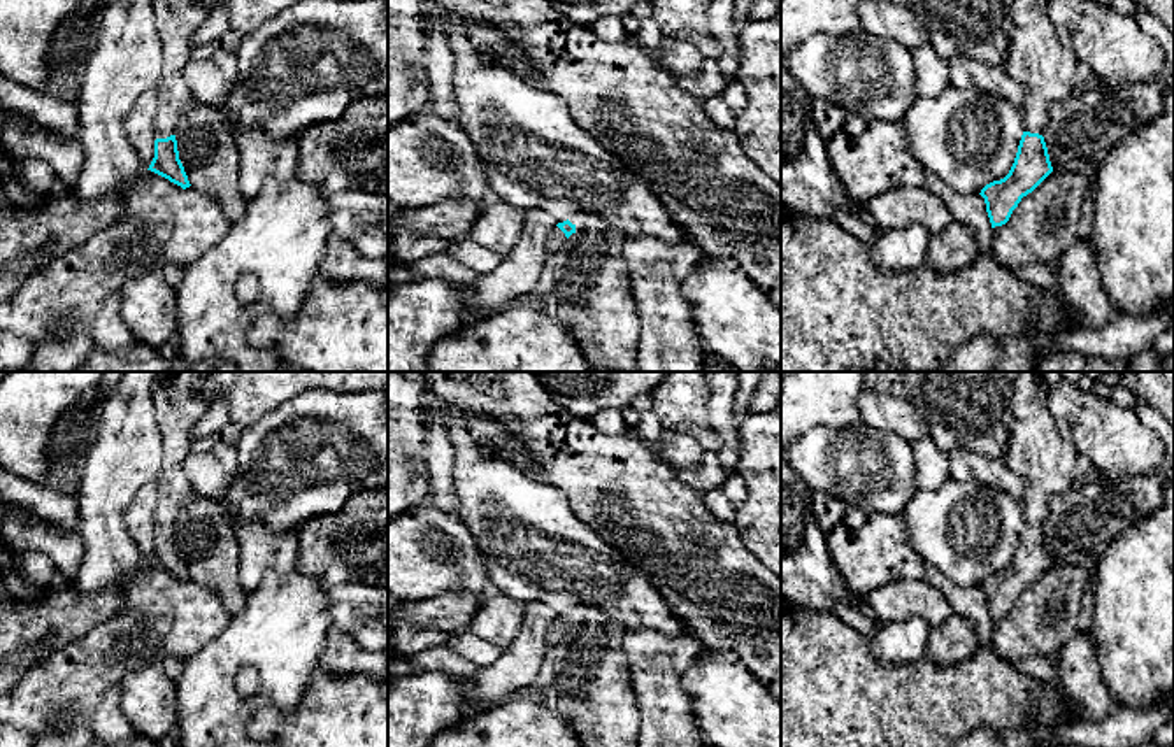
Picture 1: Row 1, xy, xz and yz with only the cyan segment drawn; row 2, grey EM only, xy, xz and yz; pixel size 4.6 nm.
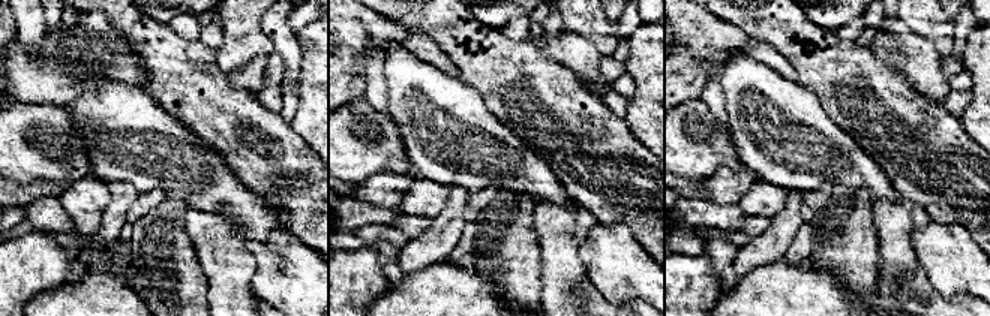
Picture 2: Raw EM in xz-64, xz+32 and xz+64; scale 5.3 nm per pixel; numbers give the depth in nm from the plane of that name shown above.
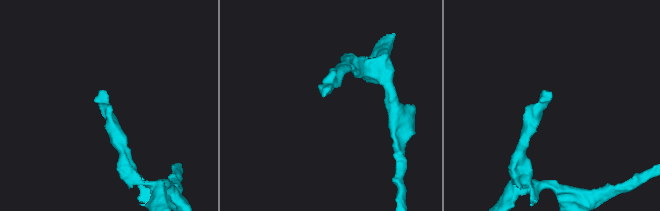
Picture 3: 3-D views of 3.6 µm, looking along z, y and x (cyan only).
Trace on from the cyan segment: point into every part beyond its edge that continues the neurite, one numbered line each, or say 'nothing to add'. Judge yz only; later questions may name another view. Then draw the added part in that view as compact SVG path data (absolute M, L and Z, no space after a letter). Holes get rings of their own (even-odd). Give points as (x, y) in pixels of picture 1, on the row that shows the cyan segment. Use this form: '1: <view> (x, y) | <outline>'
1: yz (1036, 60) | M1011 0L1006 72L1027 89L1023 130L1042 135L1049 107L1074 89L1077 60L1065 51L1046 11L1049 0Z

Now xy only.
1: xy (176, 20) | M153 0L154 23L161 40L161 77L156 86L160 109L154 119L154 137L174 135L184 112L197 103L184 81L184 68L193 60L191 37L207 19L198 0Z

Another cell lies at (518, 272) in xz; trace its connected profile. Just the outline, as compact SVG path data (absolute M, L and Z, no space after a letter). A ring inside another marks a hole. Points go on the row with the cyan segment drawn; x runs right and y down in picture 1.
M542 209L525 210L523 233L512 251L490 272L477 275L467 303L479 310L498 310L512 298L533 293L548 254L548 235L558 221Z

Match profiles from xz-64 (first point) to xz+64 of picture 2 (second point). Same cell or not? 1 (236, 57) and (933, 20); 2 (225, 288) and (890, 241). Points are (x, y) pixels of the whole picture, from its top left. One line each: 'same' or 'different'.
1: same
2: same

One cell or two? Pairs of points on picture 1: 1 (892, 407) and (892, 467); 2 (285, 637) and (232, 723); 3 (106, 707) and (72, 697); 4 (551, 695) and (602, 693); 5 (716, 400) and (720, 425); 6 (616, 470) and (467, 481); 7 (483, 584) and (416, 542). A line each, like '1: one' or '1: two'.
1: two
2: one
3: two
4: one
5: one
6: two
7: one

